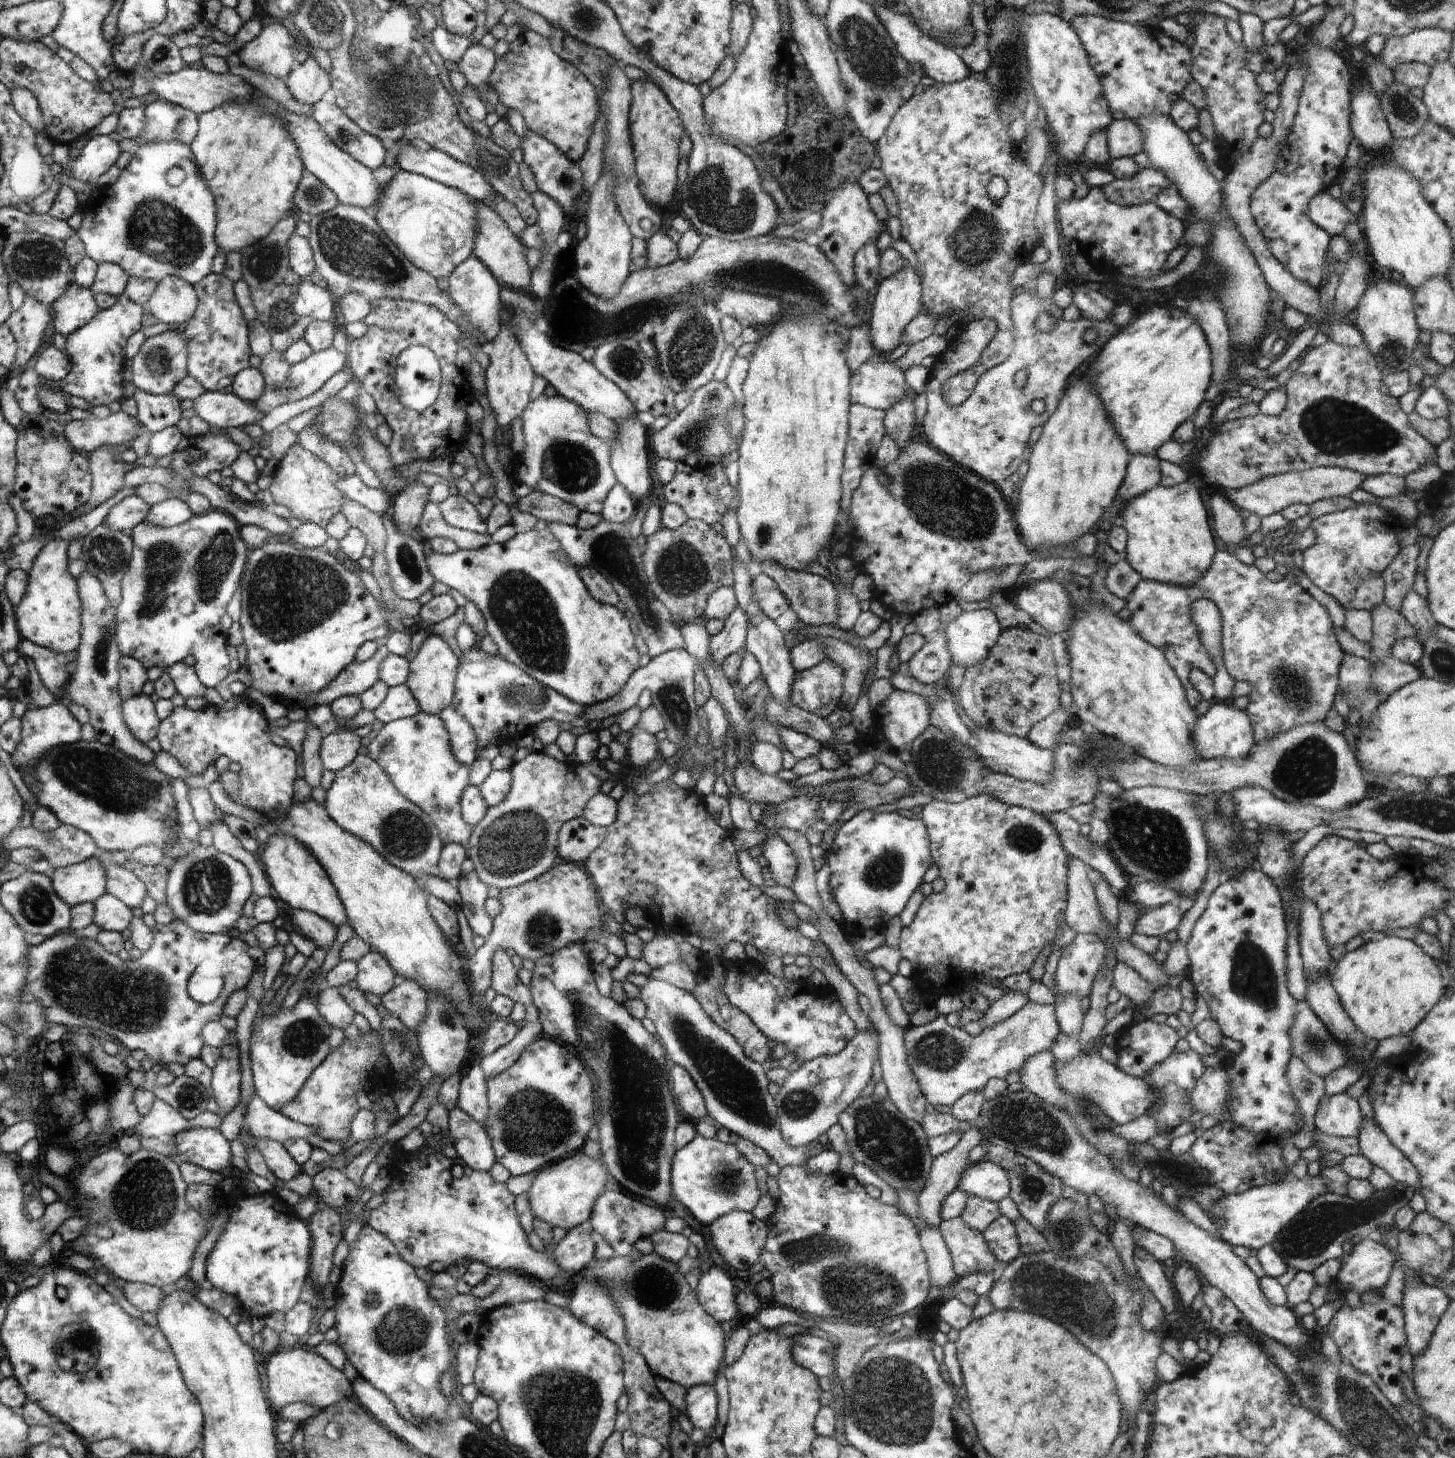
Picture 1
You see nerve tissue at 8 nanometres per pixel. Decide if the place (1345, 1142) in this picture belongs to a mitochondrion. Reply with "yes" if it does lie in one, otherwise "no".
no

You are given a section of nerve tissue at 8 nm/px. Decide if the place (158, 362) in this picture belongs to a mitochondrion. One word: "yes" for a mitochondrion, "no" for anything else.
yes

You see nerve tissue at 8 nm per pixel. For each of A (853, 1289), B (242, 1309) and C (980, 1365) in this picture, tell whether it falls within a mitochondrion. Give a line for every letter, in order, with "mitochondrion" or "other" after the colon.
A: mitochondrion
B: other
C: other

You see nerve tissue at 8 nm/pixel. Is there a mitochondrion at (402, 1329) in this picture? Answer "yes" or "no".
yes

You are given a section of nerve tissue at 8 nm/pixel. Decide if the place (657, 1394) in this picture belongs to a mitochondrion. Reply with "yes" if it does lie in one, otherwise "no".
no

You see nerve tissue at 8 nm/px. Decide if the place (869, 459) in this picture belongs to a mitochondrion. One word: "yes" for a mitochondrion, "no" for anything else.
no

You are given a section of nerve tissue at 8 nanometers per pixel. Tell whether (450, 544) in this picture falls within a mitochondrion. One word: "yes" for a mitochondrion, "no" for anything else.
no

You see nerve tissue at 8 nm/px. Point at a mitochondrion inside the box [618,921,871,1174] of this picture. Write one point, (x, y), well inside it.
(735, 1085)

